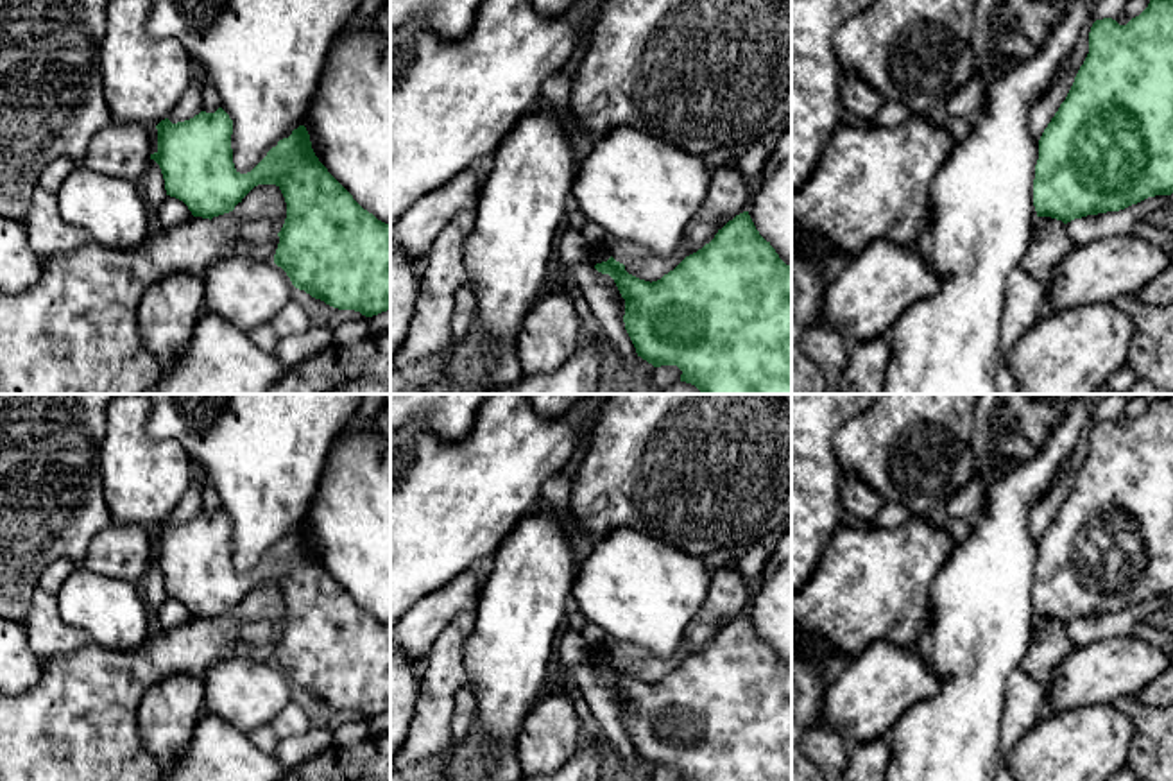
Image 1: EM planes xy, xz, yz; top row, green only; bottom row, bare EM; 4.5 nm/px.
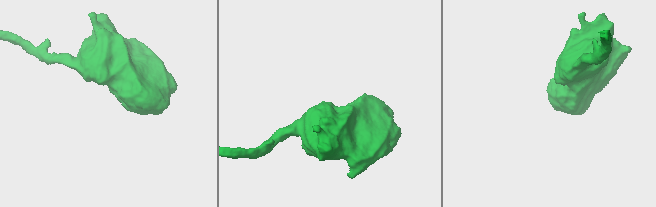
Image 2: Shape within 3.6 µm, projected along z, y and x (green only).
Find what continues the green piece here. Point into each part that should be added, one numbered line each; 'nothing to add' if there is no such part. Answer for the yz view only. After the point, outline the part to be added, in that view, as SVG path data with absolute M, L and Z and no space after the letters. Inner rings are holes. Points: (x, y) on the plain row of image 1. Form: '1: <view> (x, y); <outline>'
nothing to add

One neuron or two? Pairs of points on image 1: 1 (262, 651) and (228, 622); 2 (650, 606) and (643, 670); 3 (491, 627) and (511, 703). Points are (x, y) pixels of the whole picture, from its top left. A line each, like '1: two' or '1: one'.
1: one
2: two
3: one

